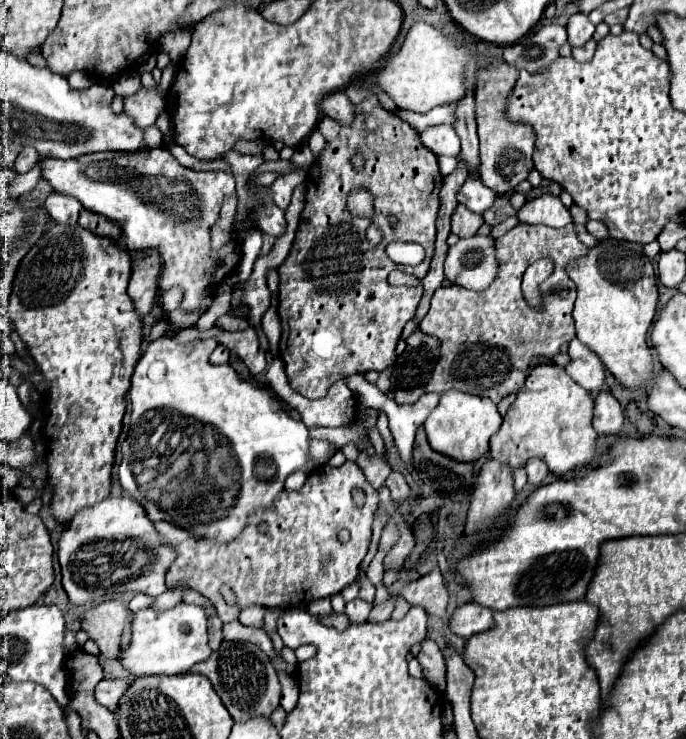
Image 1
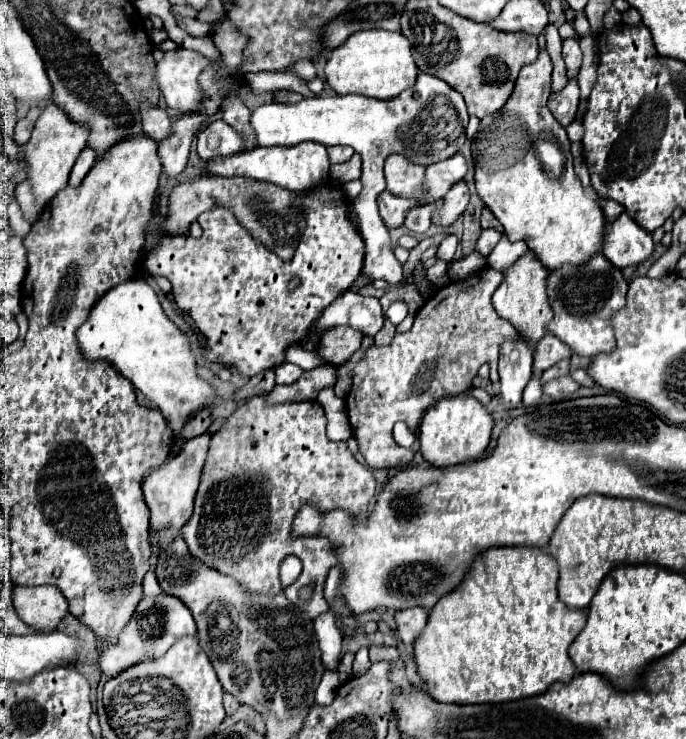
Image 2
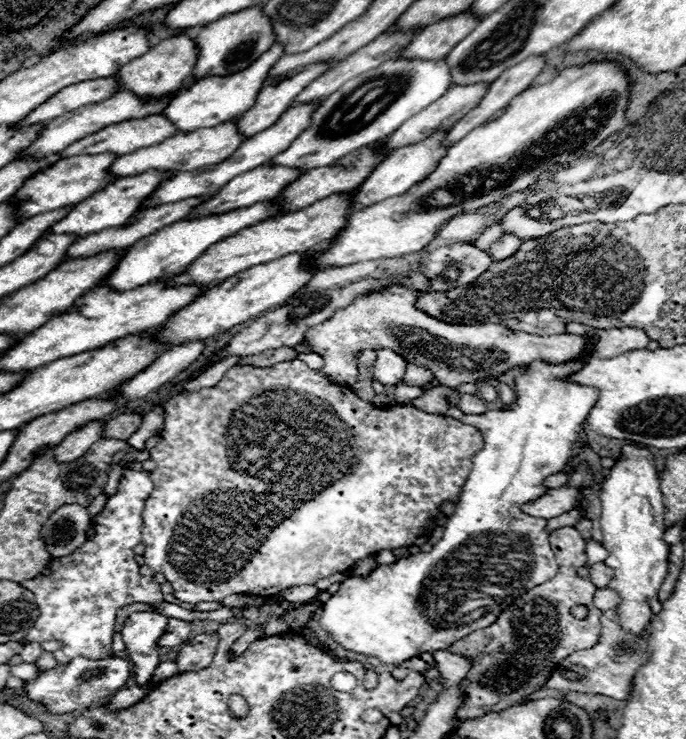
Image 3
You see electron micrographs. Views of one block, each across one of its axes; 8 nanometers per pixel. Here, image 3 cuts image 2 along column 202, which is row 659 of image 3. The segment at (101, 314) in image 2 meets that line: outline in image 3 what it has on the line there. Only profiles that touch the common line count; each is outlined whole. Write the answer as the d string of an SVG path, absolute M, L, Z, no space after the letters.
M576 360L566 364L532 362L514 378L516 404L512 408L488 410L482 416L468 416L458 408L446 410L446 416L470 426L478 426L478 430L484 434L484 448L472 458L474 466L456 504L456 512L448 518L444 534L440 542L434 544L432 552L420 552L400 558L394 564L378 566L366 578L354 576L340 582L338 592L332 594L322 606L320 618L320 624L336 642L340 642L346 650L376 656L384 664L398 666L422 652L444 650L470 632L490 626L498 614L506 610L522 592L528 592L530 588L554 578L558 564L548 544L548 520L530 518L520 506L546 494L548 490L544 480L562 472L584 448L584 442L580 440L584 434L584 420L598 400L598 390L562 380L582 366L584 362Z

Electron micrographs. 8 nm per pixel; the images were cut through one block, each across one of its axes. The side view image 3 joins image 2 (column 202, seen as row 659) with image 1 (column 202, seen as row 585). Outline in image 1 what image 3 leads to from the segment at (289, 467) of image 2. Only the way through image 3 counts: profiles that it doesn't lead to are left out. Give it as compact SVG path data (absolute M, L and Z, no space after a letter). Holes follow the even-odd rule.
M344 462L340 468L324 464L320 470L314 470L300 490L284 490L280 498L276 498L276 506L272 506L272 510L260 510L260 518L248 522L232 544L216 546L214 542L192 538L192 534L184 534L184 530L168 526L168 522L156 522L154 526L160 540L176 550L176 560L166 572L166 586L174 588L184 582L192 590L208 596L222 622L236 620L240 610L250 604L266 608L286 608L292 604L302 608L310 600L330 598L356 582L360 562L370 546L376 504L378 494L364 472L354 462ZM354 488L366 492L366 502L360 508L352 502ZM258 522L266 522L268 530L258 532ZM342 528L350 530L350 540L346 544L340 544L336 538ZM222 586L234 592L234 606L224 602L220 592Z

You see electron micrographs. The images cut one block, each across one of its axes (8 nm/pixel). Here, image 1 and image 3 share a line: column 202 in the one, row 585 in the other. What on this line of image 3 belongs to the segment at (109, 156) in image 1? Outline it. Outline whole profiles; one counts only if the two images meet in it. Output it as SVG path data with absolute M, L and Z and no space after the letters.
M288 360L288 362L280 362L280 364L274 364L270 368L256 368L256 366L232 366L224 376L222 380L212 386L212 388L202 388L198 392L180 392L172 398L168 398L164 402L164 428L162 432L158 434L160 440L154 448L150 448L150 460L156 462L156 468L150 472L150 478L154 478L154 490L150 494L150 498L146 500L146 506L144 506L144 512L142 512L142 520L144 520L144 526L142 526L142 544L146 546L144 550L144 562L146 566L150 566L154 572L160 572L166 576L166 580L174 586L174 596L182 602L188 602L188 604L198 604L198 602L218 602L218 600L224 600L226 596L230 594L258 594L258 596L272 596L272 594L278 594L286 588L294 588L294 586L302 586L302 584L316 584L316 580L320 578L326 578L326 576L332 576L332 574L338 574L338 572L344 572L348 568L354 566L354 562L366 558L366 556L372 556L374 552L378 550L384 550L384 548L402 548L402 546L412 546L414 540L420 536L420 534L426 534L428 532L428 524L432 520L438 518L438 514L442 512L442 504L444 502L458 502L458 496L468 480L468 474L472 470L472 456L482 450L484 446L484 436L478 428L474 426L468 426L468 424L462 424L460 420L454 420L450 416L438 416L438 414L426 414L414 406L392 406L392 408L376 408L364 400L360 400L352 388L348 386L338 386L334 382L330 382L324 374L316 374L312 372L302 360Z

